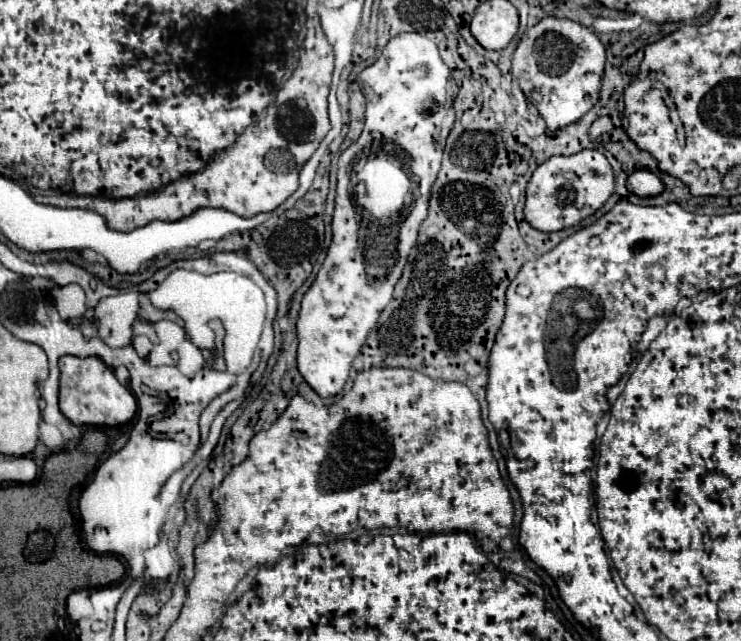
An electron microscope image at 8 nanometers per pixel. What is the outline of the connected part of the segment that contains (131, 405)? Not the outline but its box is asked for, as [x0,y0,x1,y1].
[59,357,137,425]

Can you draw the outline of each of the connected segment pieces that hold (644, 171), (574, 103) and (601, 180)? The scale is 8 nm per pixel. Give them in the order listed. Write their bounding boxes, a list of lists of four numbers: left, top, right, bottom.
[[627,167,665,197],[513,17,605,131],[525,149,615,231]]

